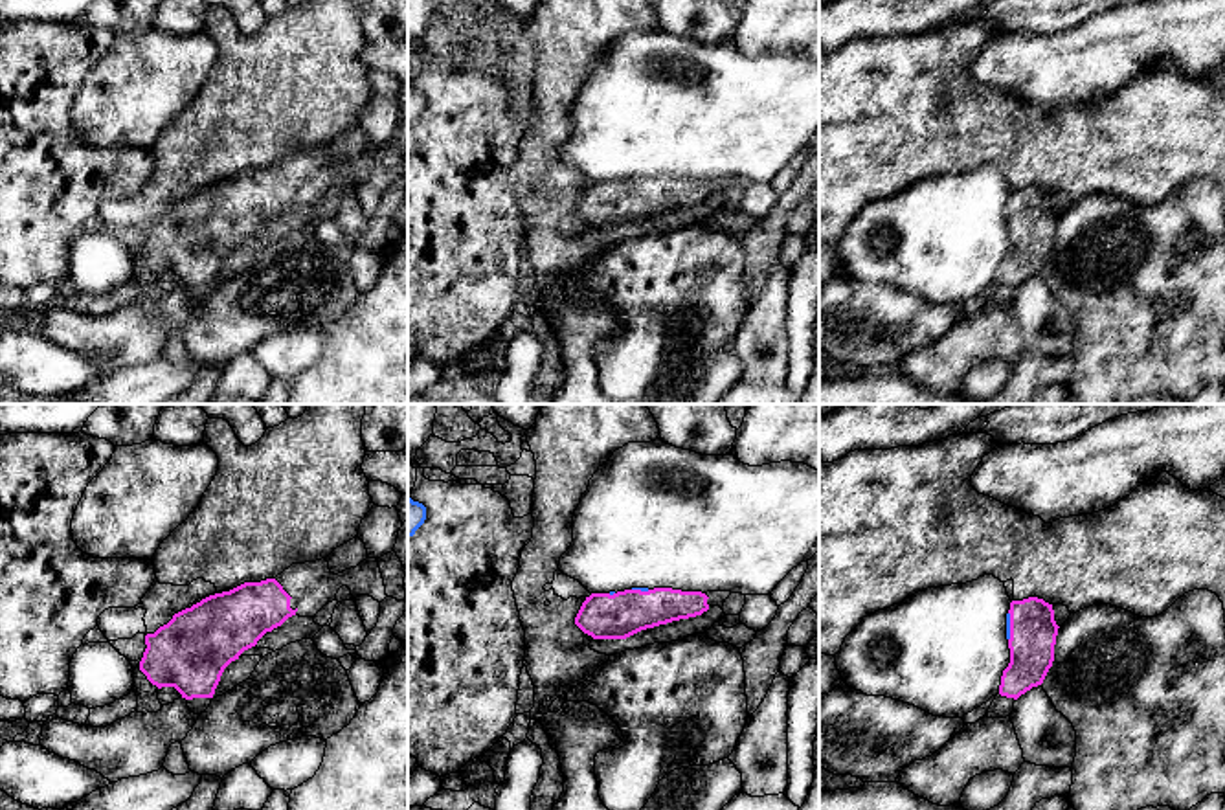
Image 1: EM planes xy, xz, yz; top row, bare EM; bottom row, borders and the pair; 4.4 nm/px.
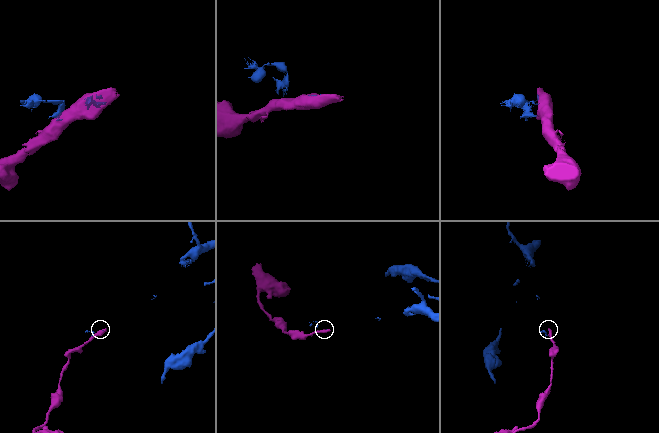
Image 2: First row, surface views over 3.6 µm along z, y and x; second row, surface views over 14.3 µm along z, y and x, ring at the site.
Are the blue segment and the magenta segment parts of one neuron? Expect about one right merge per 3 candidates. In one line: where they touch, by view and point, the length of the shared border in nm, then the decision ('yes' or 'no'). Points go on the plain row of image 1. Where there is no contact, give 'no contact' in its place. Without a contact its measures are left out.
yz (1009, 215) | 130 nm | no

